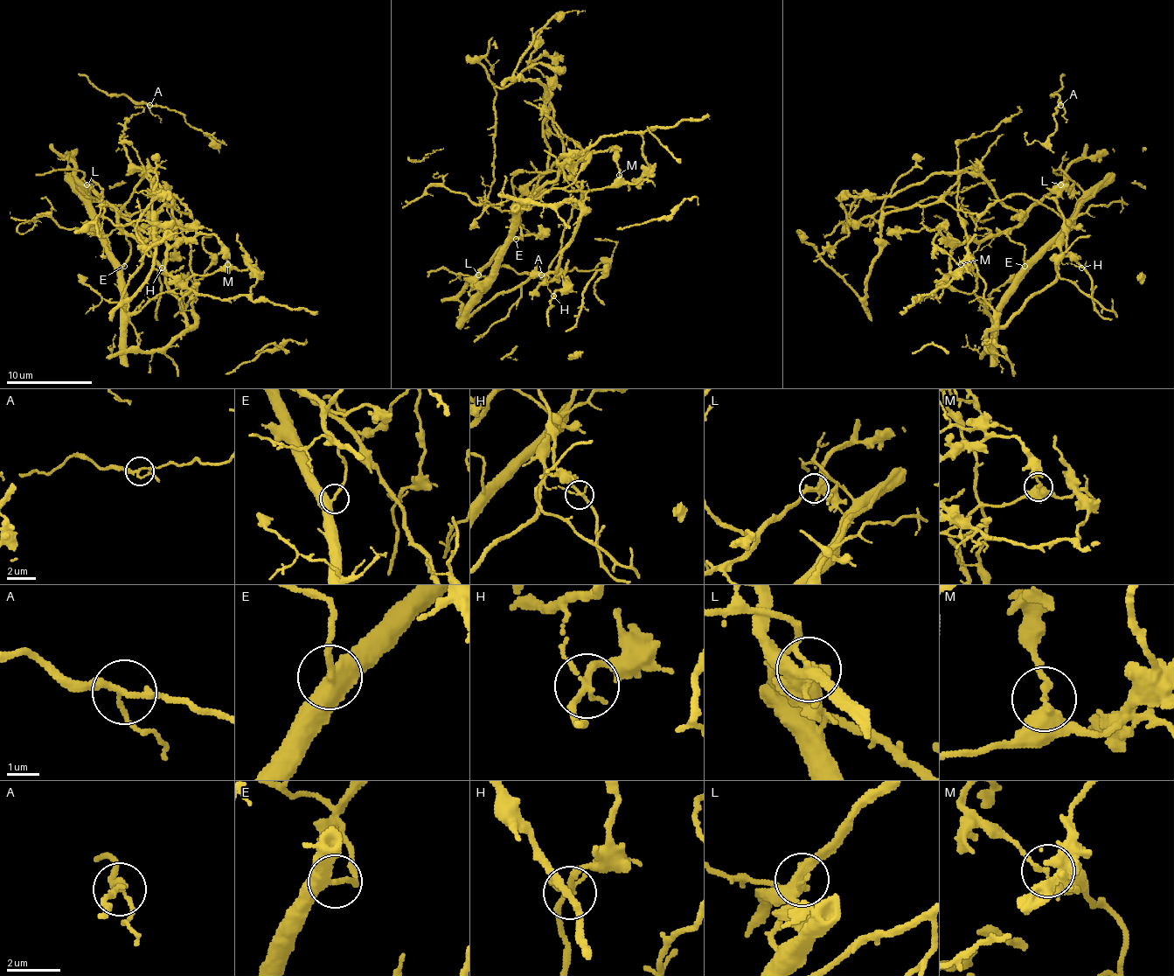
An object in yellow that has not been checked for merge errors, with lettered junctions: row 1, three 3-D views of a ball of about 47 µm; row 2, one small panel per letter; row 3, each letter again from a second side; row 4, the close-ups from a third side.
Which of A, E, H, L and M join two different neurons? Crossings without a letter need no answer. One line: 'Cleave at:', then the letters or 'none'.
Cleave at: H, L, M

